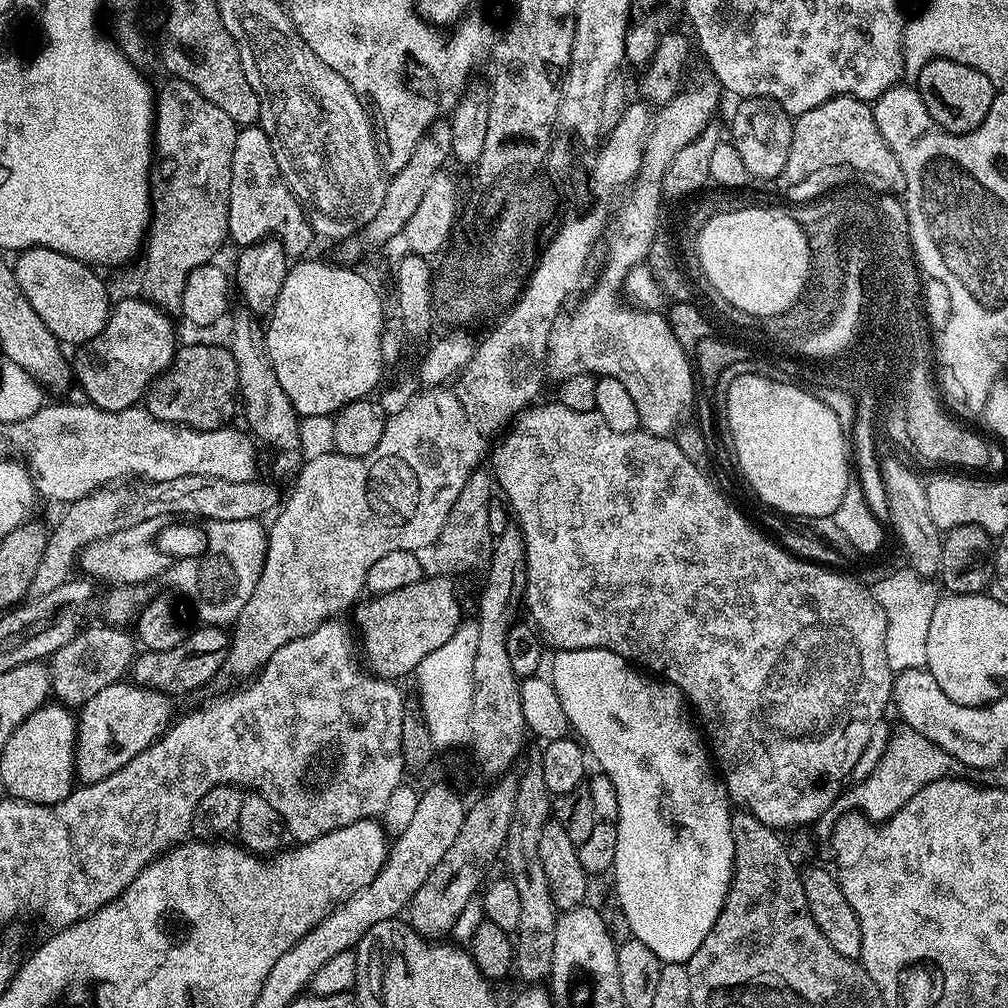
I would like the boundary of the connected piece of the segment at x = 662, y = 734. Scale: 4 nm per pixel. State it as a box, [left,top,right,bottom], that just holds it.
[550,648,734,965]

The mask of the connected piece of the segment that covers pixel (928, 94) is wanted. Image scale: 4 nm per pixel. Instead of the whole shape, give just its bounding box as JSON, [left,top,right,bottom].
[914,60,998,134]

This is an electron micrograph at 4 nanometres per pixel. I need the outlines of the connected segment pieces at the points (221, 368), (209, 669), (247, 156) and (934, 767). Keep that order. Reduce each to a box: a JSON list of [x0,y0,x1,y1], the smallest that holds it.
[[146,344,240,432],[131,626,229,698],[228,126,314,258],[847,726,965,822]]

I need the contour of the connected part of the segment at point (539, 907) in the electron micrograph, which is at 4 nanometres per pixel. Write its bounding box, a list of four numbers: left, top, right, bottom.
[502,752,558,986]

